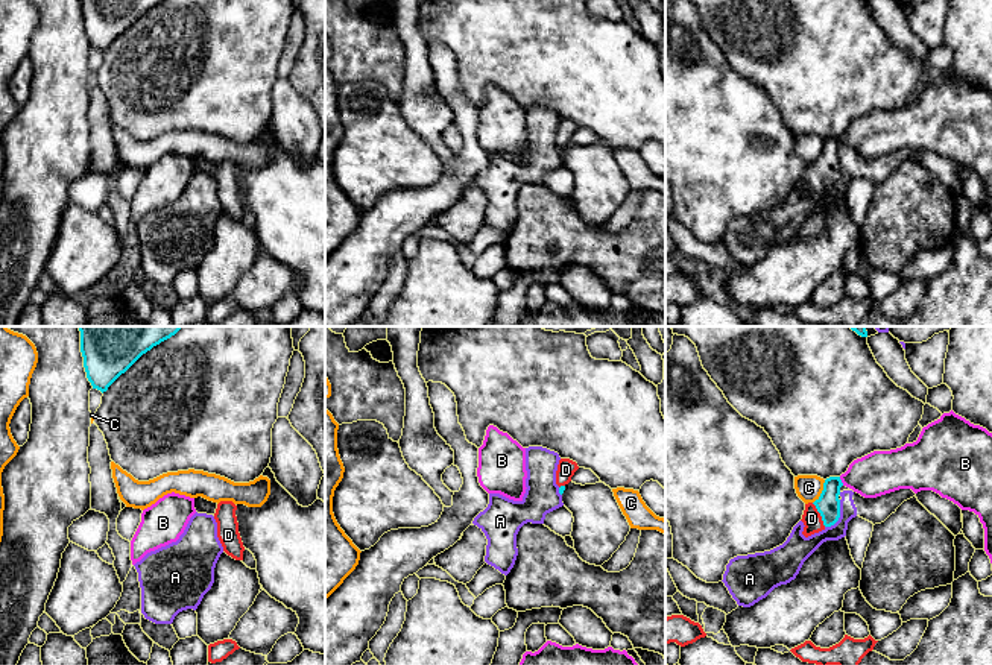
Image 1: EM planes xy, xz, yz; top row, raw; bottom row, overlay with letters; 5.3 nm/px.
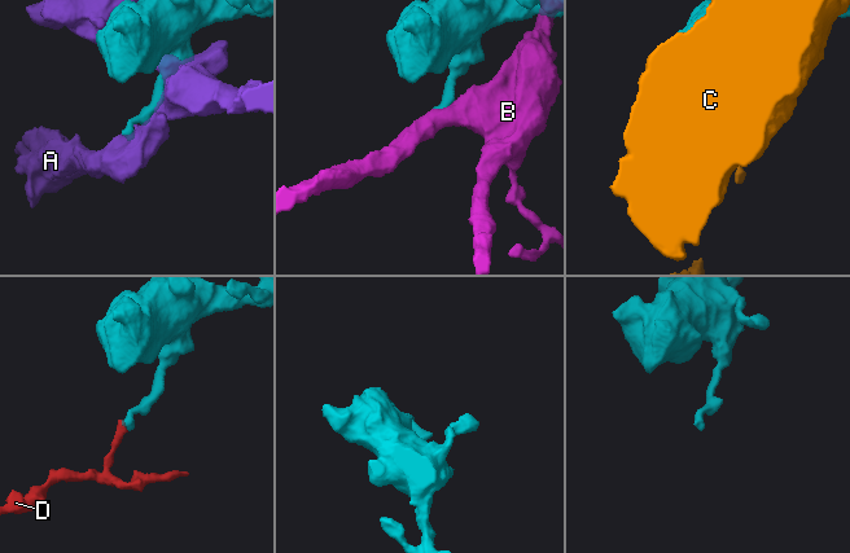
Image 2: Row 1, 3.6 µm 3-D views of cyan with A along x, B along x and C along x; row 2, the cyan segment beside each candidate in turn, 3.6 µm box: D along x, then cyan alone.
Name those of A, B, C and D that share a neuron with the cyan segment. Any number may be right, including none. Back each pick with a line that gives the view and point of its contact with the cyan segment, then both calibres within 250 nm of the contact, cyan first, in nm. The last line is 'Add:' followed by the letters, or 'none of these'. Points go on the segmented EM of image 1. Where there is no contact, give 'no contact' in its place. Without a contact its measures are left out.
D: meets cyan in yz at (821, 515); 130 nm thick on the cyan side, 100 nm on the other
Add: D

